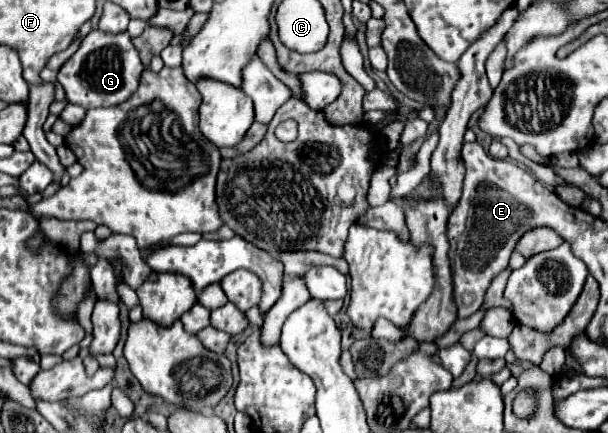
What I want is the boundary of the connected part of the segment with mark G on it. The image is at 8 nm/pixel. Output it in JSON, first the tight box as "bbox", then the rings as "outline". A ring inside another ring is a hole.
{"bbox":[58,29,144,109],"outline":[[[96,29],[80,43],[78,51],[62,65],[62,69],[58,71],[58,83],[64,87],[70,103],[82,105],[84,109],[112,107],[124,103],[138,89],[138,79],[142,71],[144,65],[126,31],[112,35]]]}

